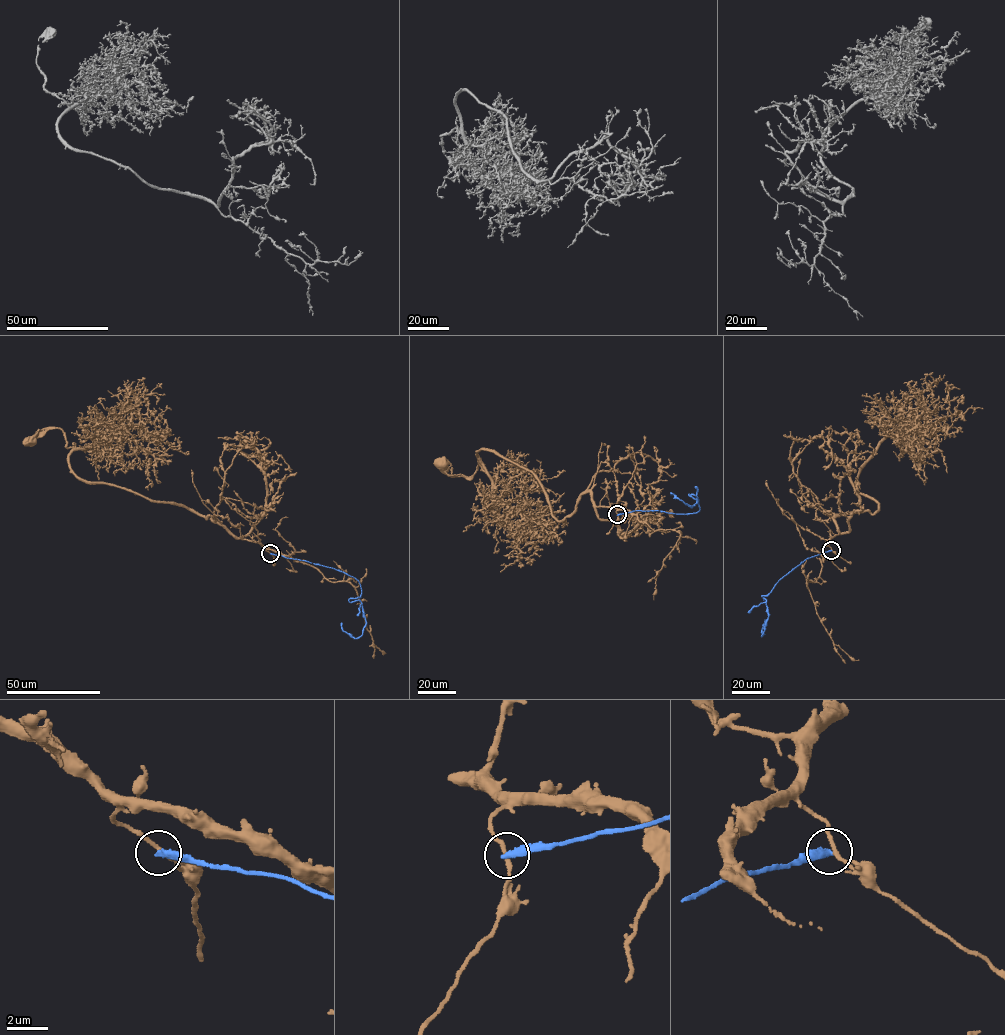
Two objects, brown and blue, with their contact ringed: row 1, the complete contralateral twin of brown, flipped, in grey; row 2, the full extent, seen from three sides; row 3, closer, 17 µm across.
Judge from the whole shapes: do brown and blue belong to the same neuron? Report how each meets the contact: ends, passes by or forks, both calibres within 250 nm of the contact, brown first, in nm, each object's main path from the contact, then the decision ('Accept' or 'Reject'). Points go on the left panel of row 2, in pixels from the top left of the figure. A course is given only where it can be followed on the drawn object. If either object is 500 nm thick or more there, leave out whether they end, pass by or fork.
At the ring brown passes by. At the ring blue ends. Thickness 200 nm (brown) against 360 nm. Course of brown: (270, 553), (211, 516), (80, 480), (68, 457), (79, 448), (66, 447), (61, 429), (48, 429), (30, 440). Course of blue: (270, 554), (357, 579), (360, 596), (349, 601), (362, 605), (362, 634), (352, 637), (341, 622). Reject

